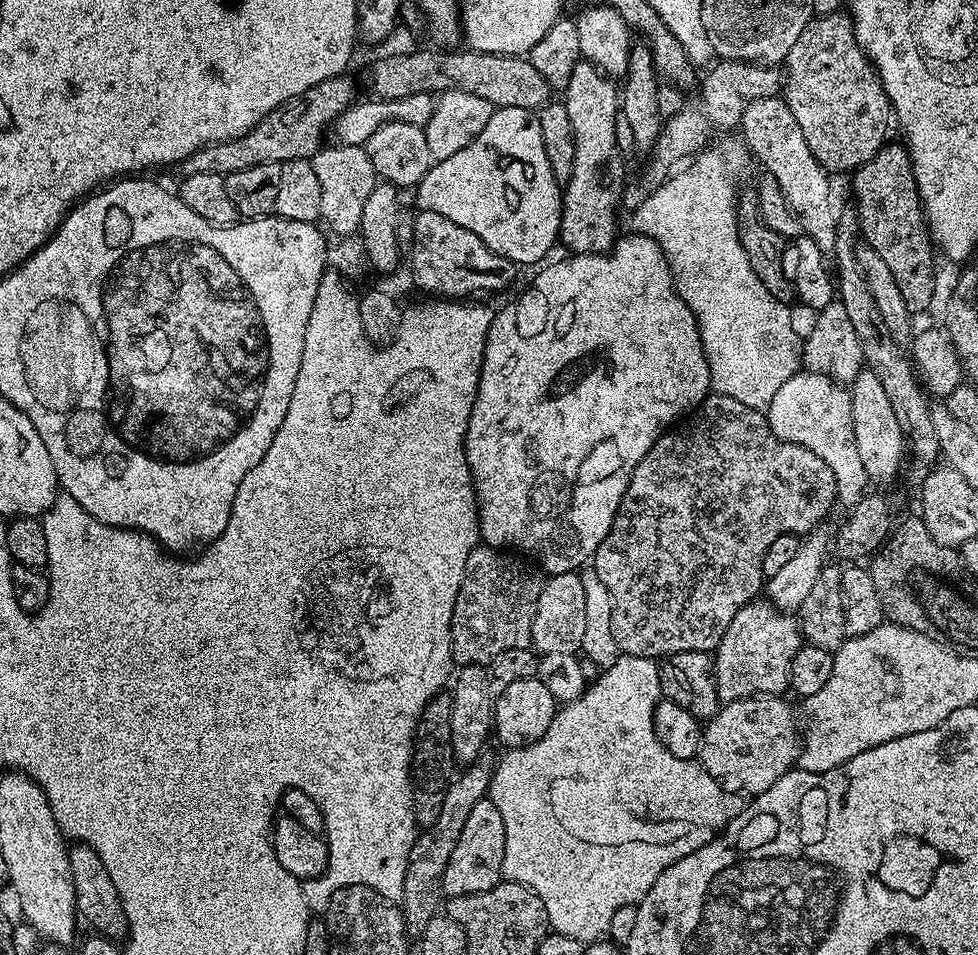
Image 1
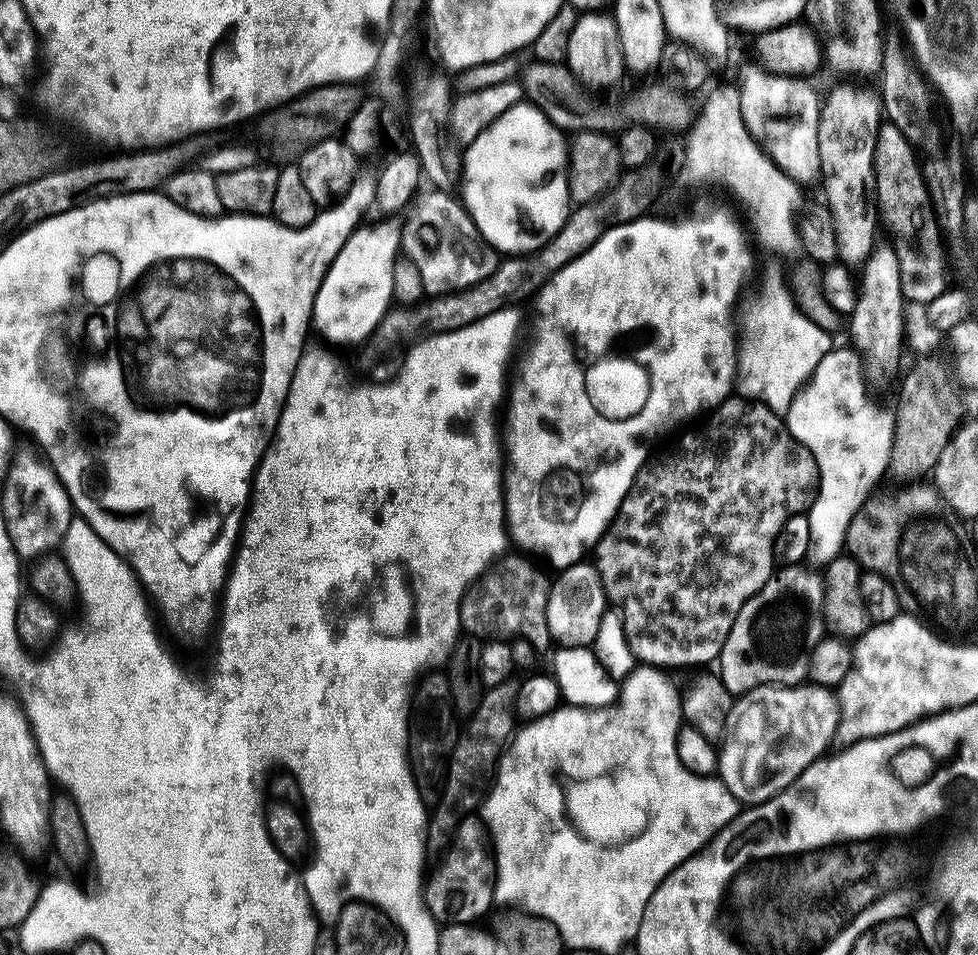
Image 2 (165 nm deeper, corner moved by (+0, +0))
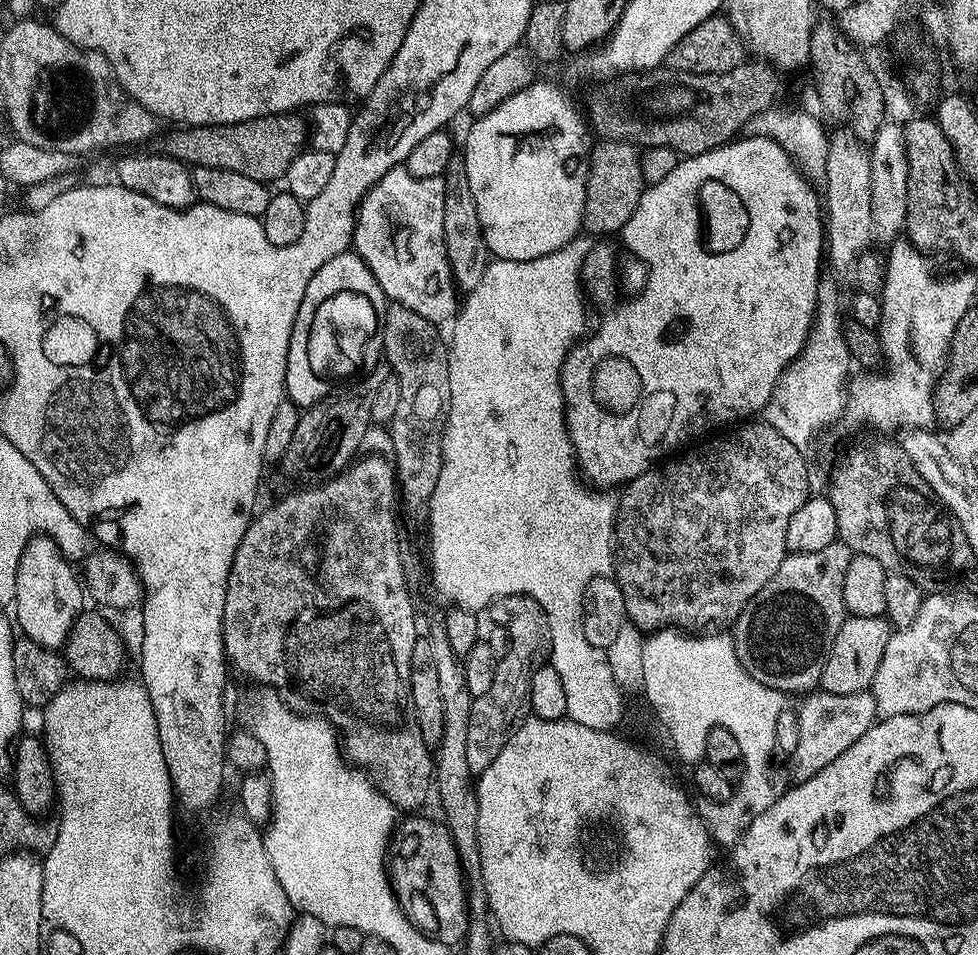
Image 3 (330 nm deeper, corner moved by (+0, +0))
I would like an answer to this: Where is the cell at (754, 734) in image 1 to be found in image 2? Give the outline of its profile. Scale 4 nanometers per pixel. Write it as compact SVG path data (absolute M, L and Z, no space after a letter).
M811 682L790 688L783 688L780 684L758 686L733 703L724 739L718 744L718 779L741 805L751 806L766 802L782 789L789 788L802 774L802 770L806 770L831 749L828 747L836 740L839 721L840 701L833 689Z

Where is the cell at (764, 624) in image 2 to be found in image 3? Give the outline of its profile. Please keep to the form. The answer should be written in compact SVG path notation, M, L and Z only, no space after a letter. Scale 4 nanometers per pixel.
M839 542L822 550L814 550L814 554L791 553L785 556L782 566L778 566L778 574L774 574L774 578L770 578L770 582L766 582L766 586L762 586L752 601L740 610L740 617L730 635L738 662L746 674L750 674L750 678L785 694L808 694L819 685L824 659L834 642L840 621L846 616L842 602L842 582L846 578L846 566L850 566L852 555L853 552Z

